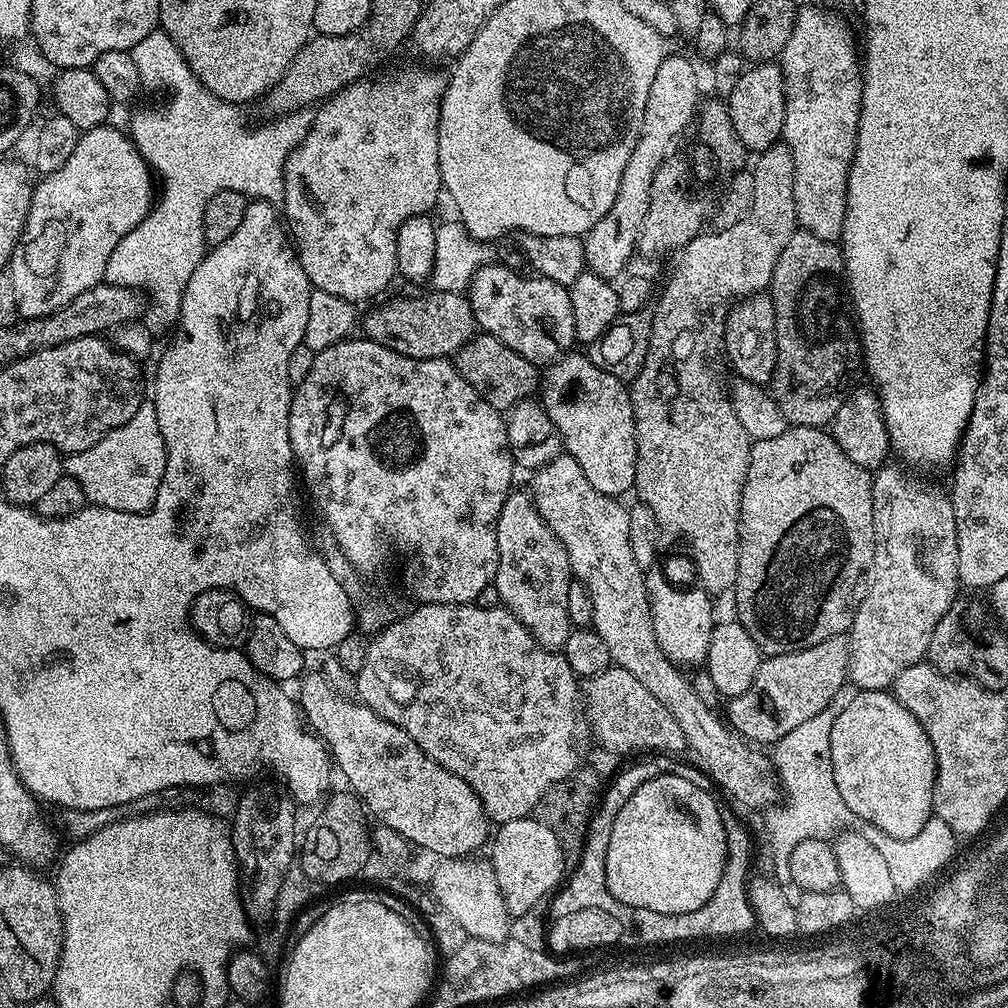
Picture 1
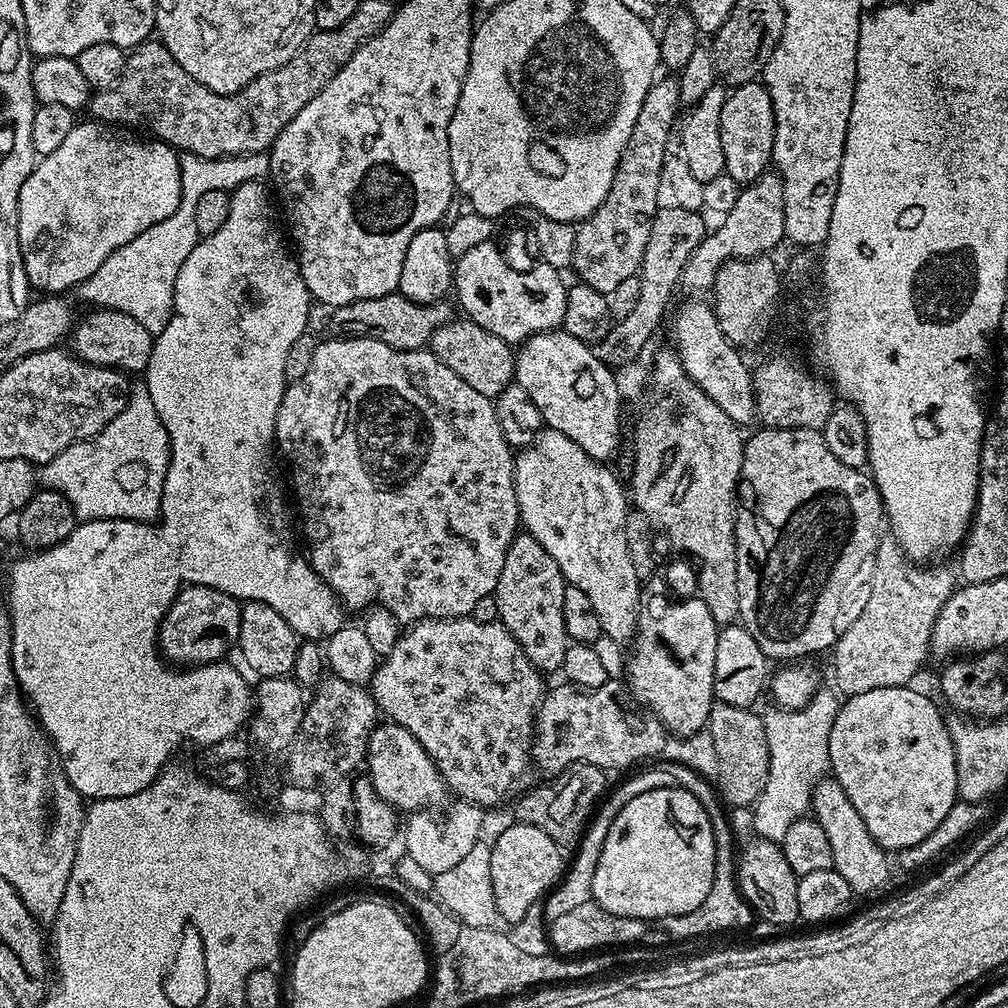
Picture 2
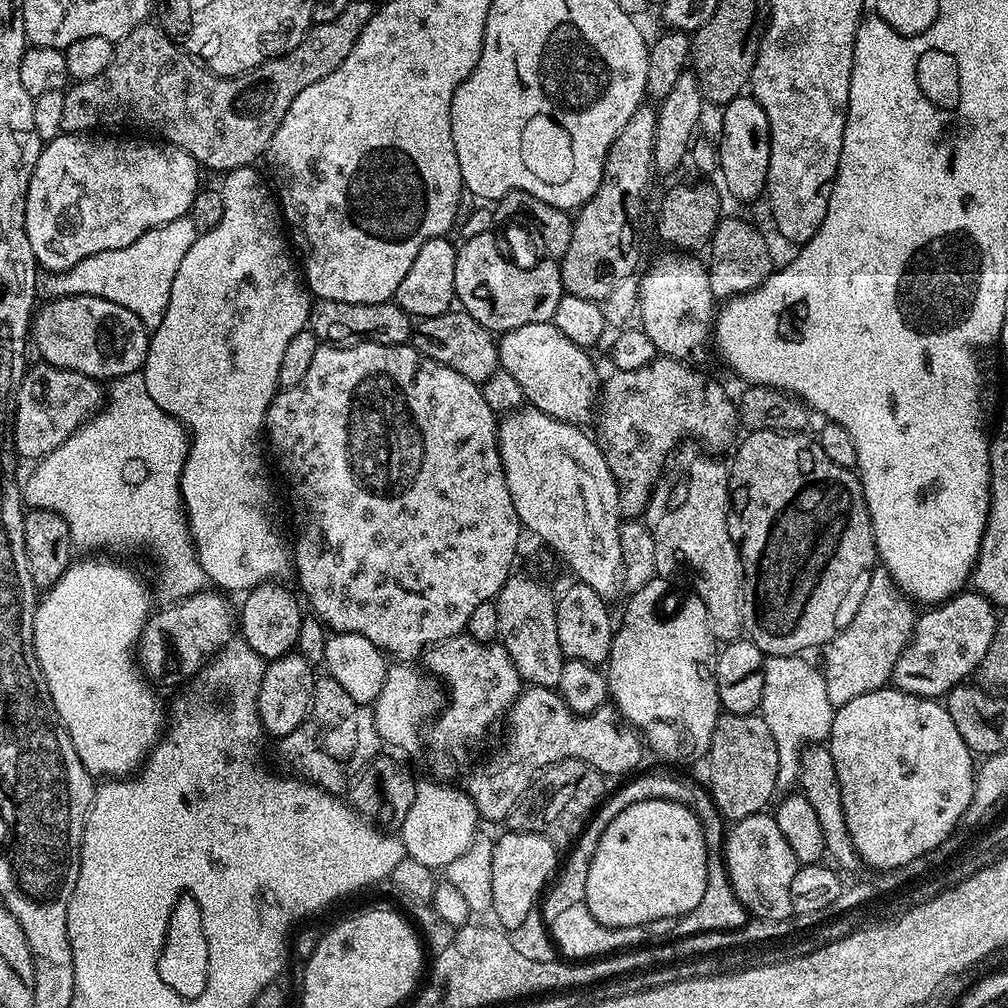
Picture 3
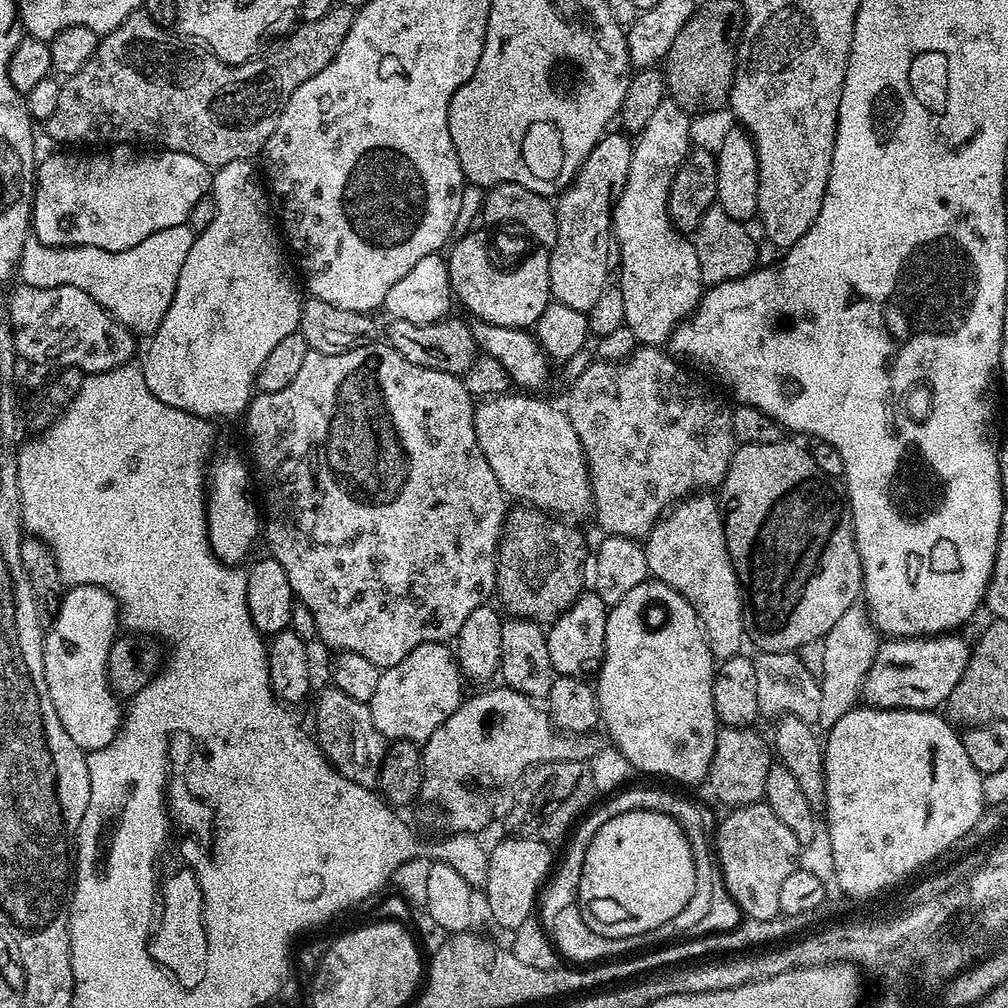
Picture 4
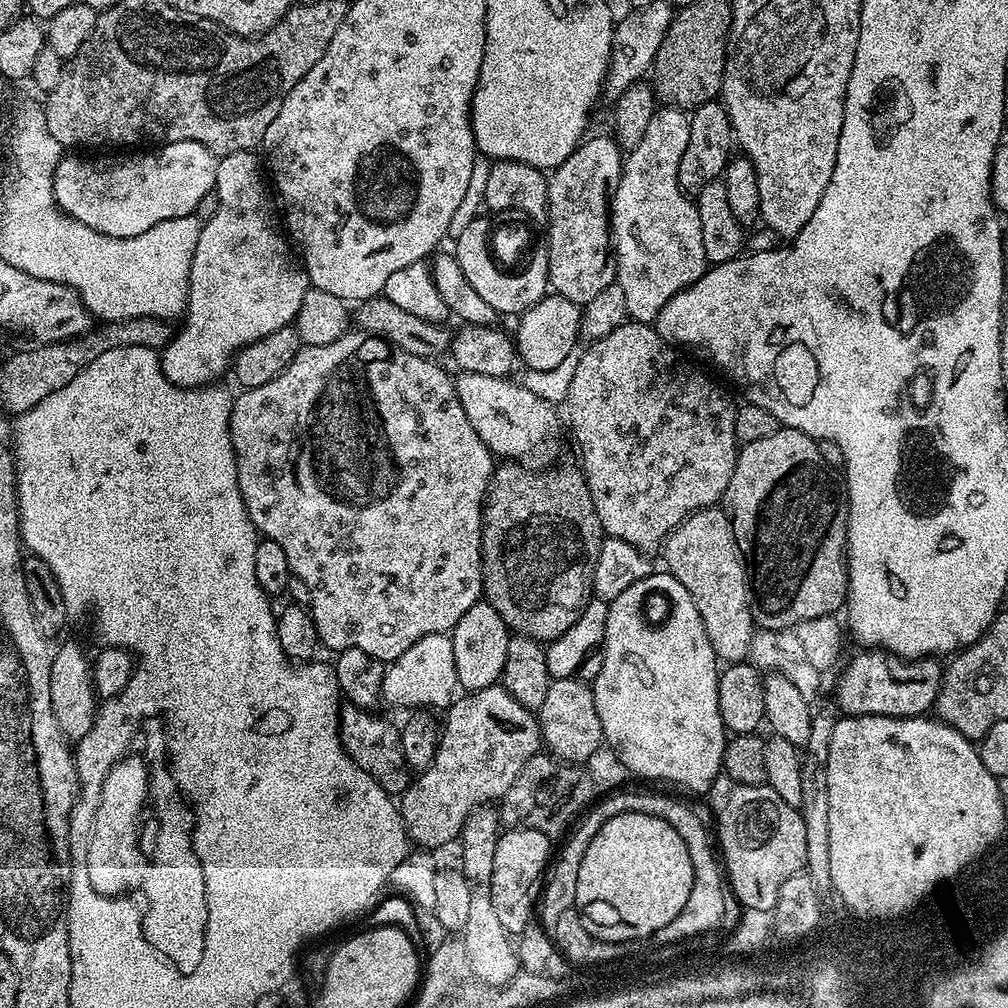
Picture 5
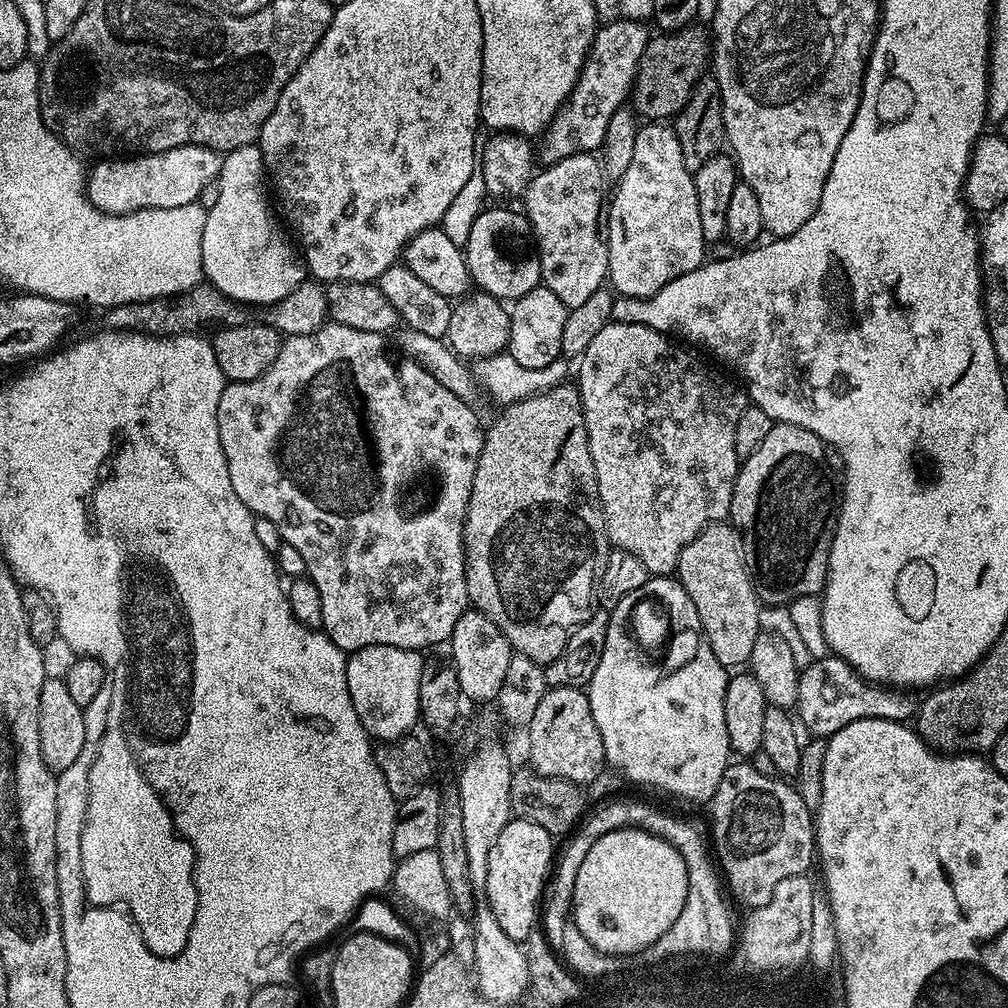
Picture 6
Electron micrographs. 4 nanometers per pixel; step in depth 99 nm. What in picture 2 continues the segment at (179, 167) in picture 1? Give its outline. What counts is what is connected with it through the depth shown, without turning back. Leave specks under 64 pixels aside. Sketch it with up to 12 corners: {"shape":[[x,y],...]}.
{"shape":[[268,157],[180,161],[178,210],[132,239],[132,248],[190,248],[201,239],[195,206],[204,191],[268,176]]}

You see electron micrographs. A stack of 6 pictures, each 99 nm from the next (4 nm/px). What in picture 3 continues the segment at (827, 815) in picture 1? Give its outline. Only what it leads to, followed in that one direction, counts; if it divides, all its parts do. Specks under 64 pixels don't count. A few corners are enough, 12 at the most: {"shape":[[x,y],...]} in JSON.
{"shape":[[795,656],[764,662],[763,716],[777,785],[795,785],[800,753],[827,741],[824,673]]}

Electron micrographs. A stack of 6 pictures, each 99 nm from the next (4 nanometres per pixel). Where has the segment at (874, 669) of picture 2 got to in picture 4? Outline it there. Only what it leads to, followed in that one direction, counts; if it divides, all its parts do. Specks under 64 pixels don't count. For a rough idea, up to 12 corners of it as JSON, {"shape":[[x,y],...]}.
{"shape":[[867,607],[822,638],[819,727],[857,707],[882,643]]}

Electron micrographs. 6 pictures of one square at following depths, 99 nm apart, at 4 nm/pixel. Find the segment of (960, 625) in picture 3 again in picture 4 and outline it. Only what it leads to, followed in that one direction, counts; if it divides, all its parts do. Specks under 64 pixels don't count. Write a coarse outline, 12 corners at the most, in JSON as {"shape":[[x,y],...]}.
{"shape":[[956,635],[885,639],[863,699],[939,709],[972,644]]}

